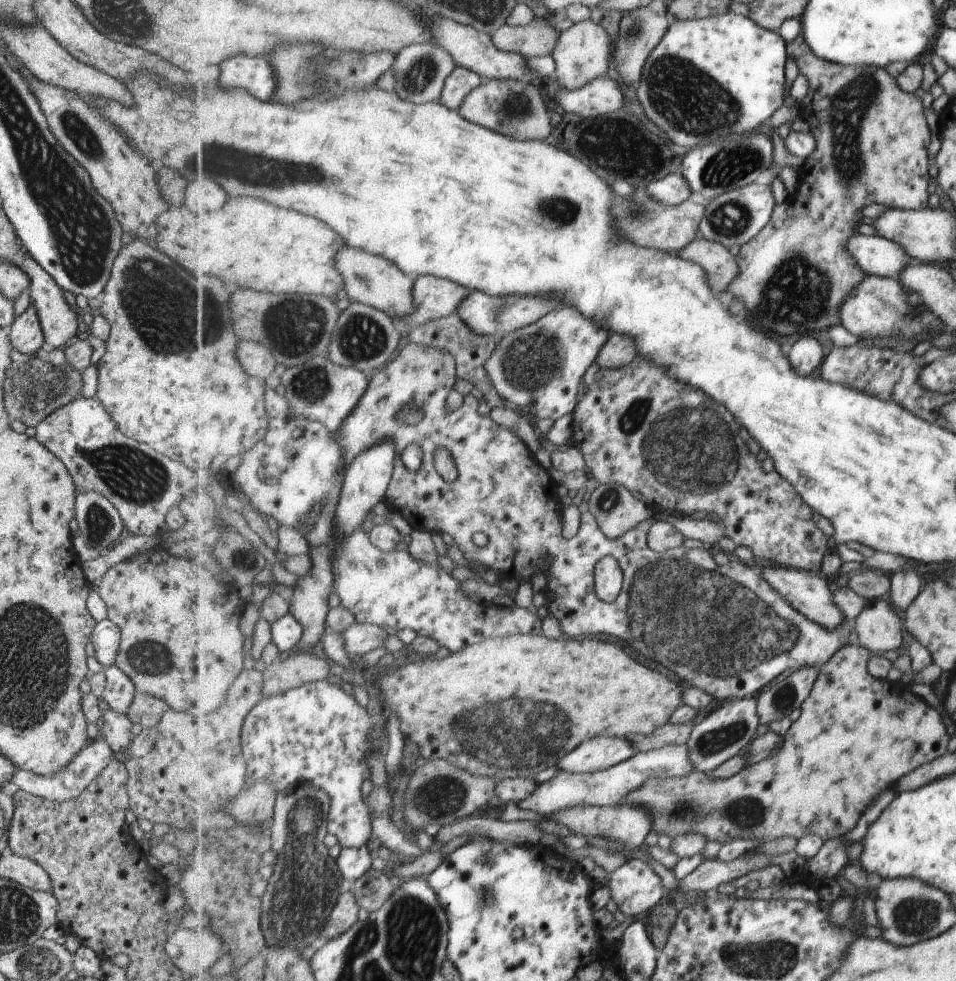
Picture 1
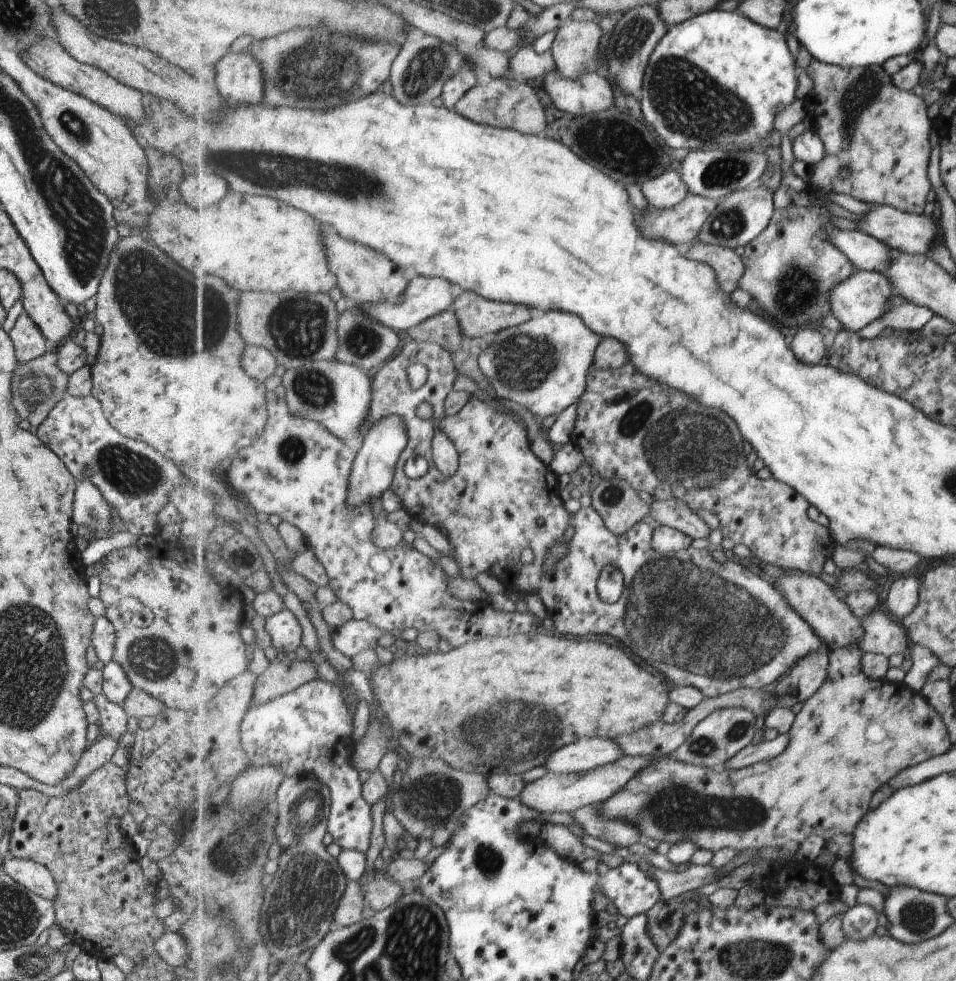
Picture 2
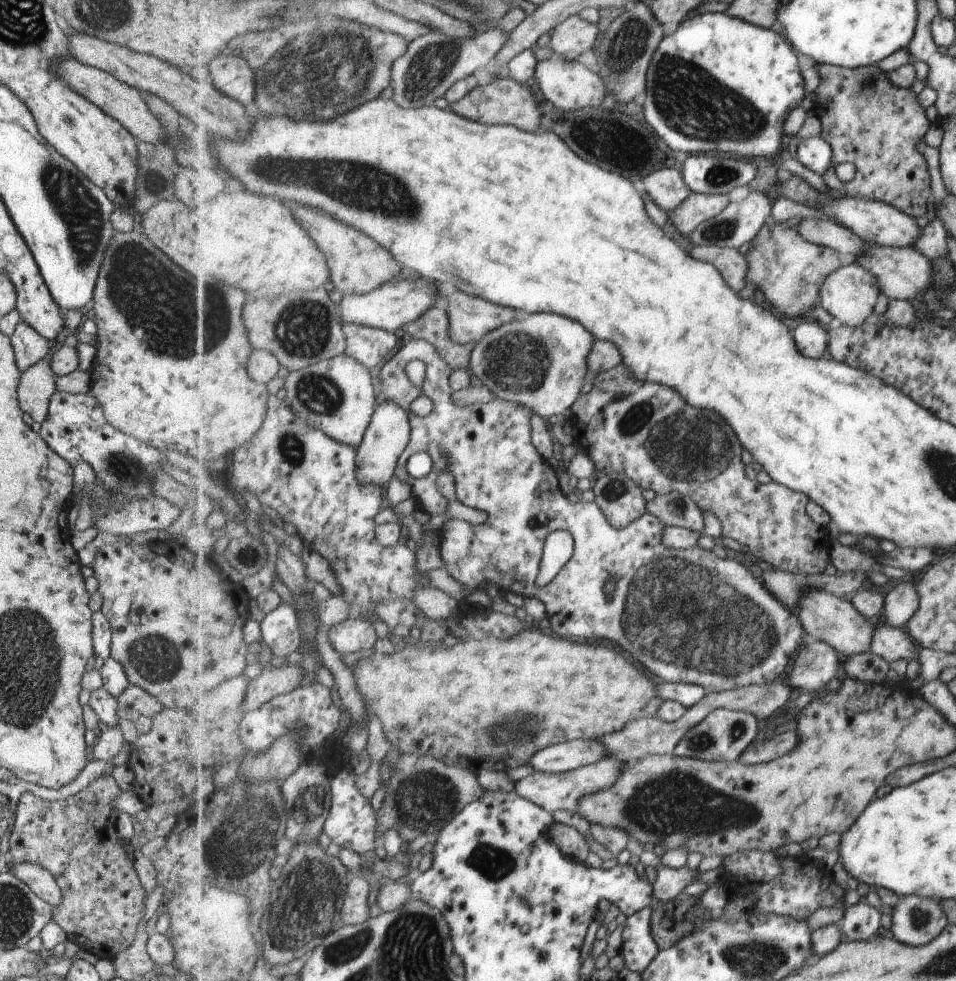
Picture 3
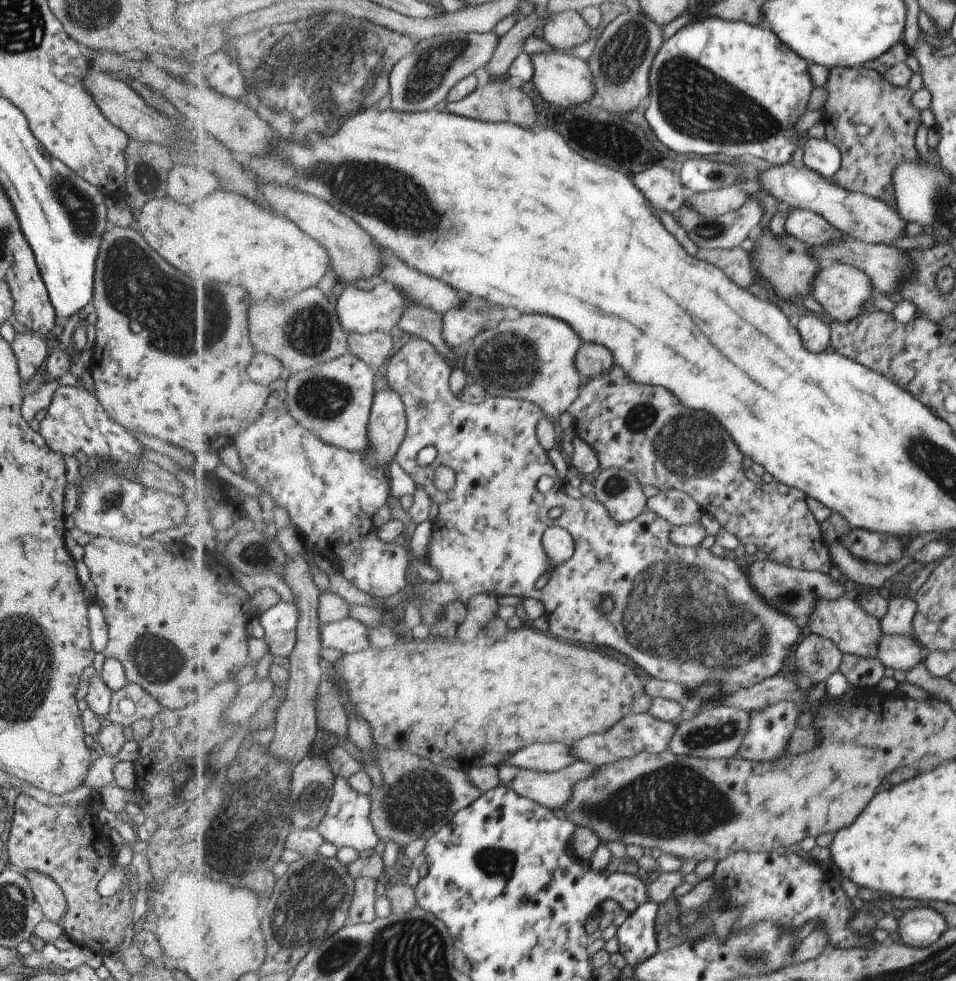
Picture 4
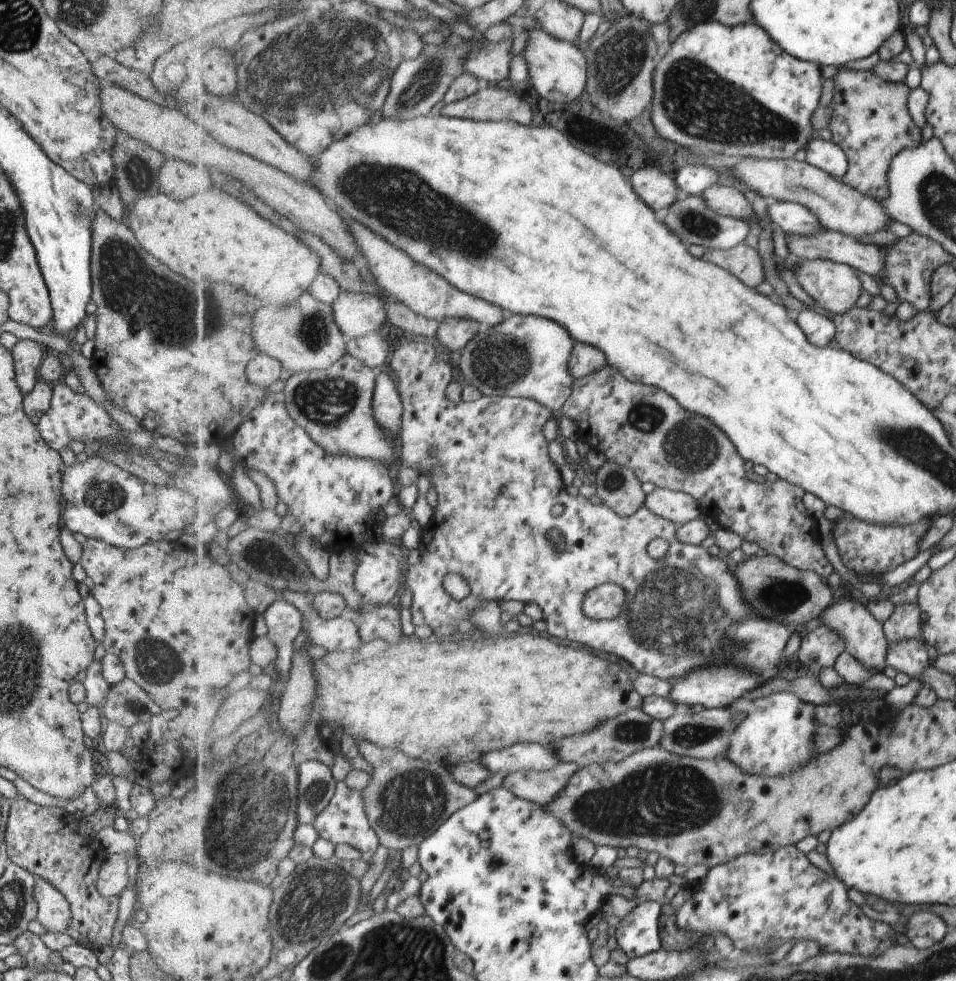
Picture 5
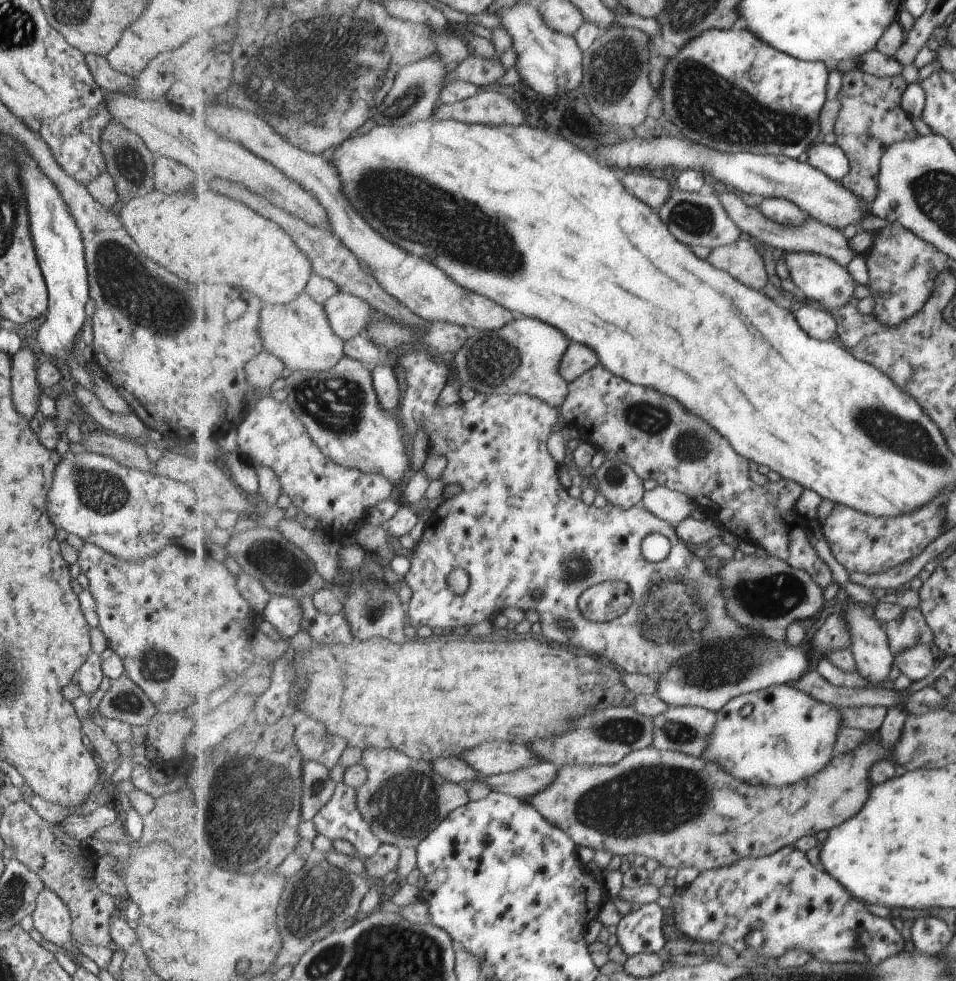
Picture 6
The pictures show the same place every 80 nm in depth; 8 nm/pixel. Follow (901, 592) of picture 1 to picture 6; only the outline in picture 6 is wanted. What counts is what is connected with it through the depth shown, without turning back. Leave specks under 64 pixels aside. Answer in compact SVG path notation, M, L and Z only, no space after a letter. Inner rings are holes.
M917 607L905 608L897 618L883 626L885 626L886 639L893 653L901 652L917 643L931 646L932 634Z

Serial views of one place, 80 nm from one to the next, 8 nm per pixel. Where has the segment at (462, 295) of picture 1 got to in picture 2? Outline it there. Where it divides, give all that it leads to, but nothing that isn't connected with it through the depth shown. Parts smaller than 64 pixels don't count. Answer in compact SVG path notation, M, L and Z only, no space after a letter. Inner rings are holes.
M419 275L411 280L402 304L385 301L378 305L367 303L359 305L359 307L361 307L368 315L379 319L383 324L394 328L396 331L408 331L410 328L425 322L428 318L452 309L456 293L457 288L447 279Z

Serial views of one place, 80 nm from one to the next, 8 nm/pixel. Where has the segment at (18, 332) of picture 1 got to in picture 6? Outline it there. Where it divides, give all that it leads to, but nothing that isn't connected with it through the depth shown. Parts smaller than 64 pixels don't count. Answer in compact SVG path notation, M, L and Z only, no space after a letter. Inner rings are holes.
M27 346L19 348L13 356L10 356L11 406L27 422L33 419L34 414L39 410L37 398L42 390L36 384L37 363L37 356Z

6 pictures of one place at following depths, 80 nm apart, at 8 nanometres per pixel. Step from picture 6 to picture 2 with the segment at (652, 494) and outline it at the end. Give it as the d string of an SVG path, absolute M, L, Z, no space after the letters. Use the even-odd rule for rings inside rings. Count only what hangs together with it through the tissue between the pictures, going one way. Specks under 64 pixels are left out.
M679 499L654 500L651 504L651 518L660 525L673 526L691 538L709 538L711 528L697 516L695 510Z

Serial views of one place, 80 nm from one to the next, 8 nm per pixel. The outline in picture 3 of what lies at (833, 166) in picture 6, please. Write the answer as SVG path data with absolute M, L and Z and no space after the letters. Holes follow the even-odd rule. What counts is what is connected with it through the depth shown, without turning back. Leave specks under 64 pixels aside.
M812 137L801 140L797 160L822 177L833 164L833 154L833 148L822 137Z

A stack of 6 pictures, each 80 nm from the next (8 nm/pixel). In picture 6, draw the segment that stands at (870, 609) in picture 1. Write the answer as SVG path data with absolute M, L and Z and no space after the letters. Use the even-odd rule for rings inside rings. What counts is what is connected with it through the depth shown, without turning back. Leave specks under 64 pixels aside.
M917 643L893 653L893 662L901 675L905 675L911 682L921 680L927 676L937 661L931 655L931 651L924 644Z

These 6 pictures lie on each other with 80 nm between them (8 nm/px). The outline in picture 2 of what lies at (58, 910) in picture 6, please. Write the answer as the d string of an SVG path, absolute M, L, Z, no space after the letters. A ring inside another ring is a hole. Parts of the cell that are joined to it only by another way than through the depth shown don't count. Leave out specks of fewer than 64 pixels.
M7 850L1 872L41 898L53 901L56 896L56 886L50 872L31 859L15 858Z

